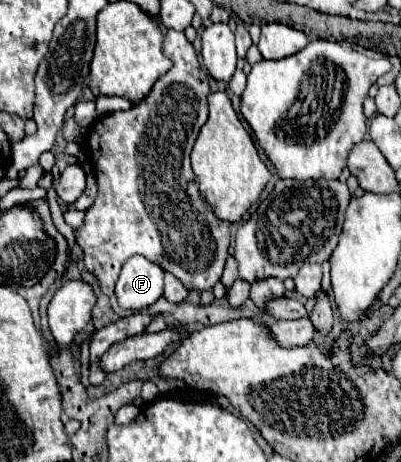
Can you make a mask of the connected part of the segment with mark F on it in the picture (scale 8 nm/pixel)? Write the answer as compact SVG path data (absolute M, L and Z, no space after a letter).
M143 255L129 257L117 279L115 295L121 309L147 309L163 295L163 269Z

